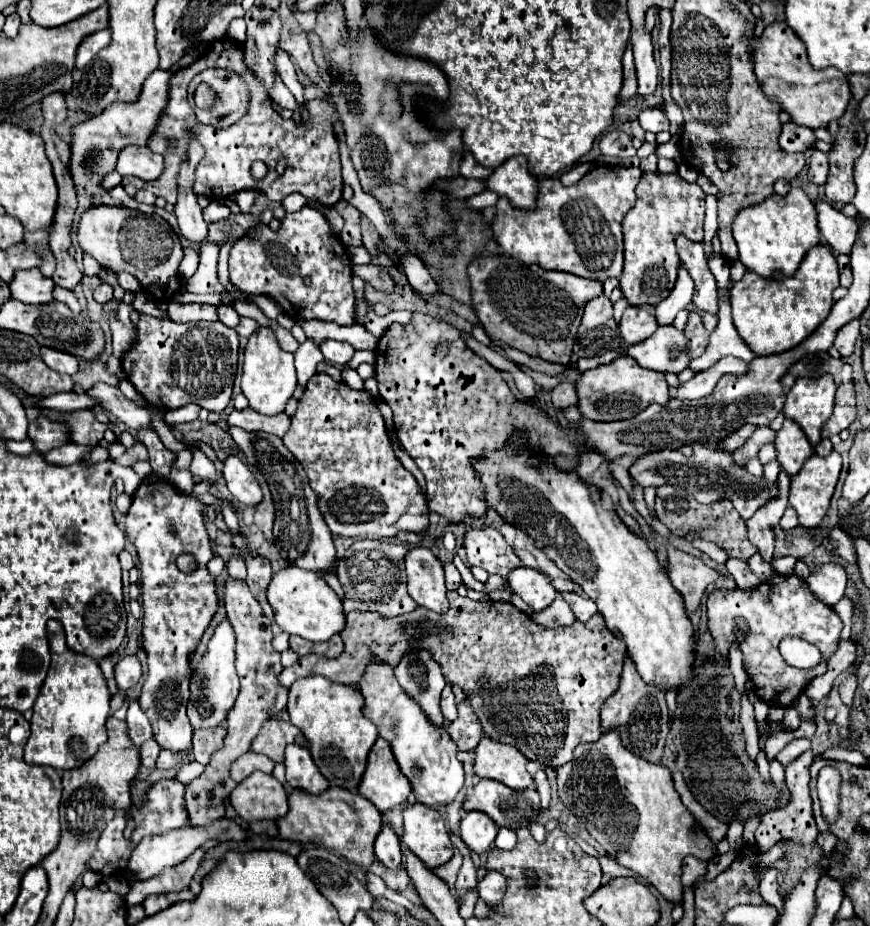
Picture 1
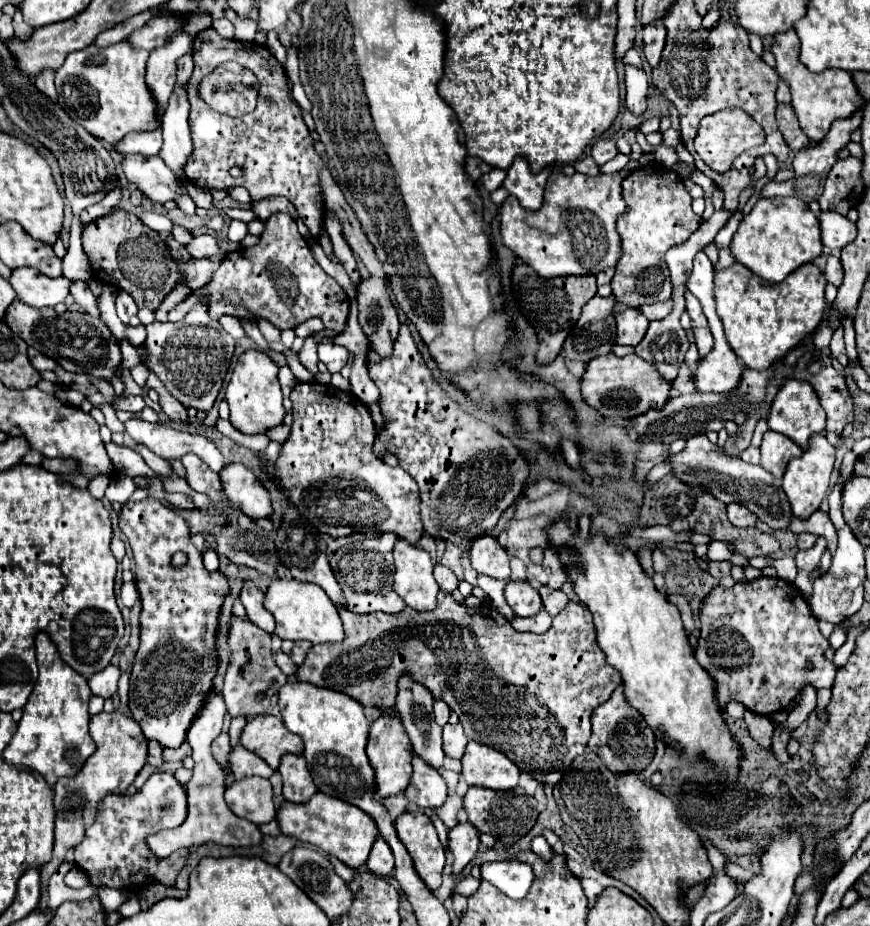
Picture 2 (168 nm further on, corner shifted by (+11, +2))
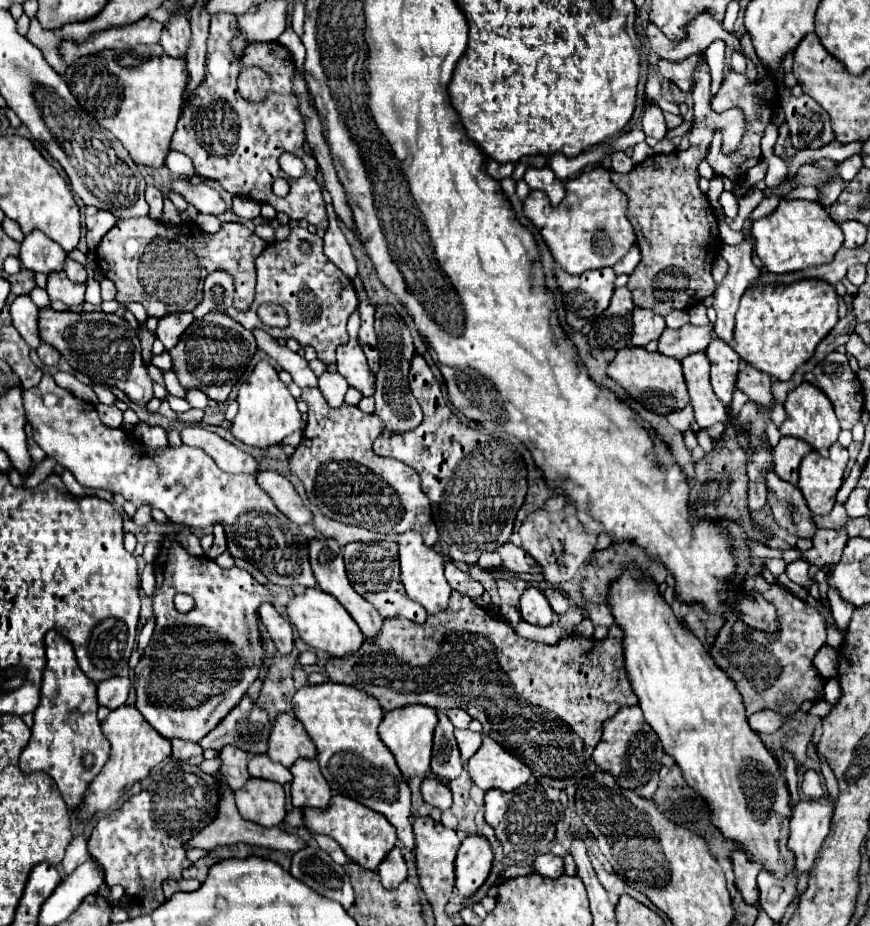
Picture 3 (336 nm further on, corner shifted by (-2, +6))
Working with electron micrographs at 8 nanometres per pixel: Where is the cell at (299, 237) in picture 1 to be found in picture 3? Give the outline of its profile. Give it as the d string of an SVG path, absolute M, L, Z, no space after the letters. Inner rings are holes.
M295 227L295 229L291 229L291 233L285 241L269 243L265 247L265 251L261 253L261 257L257 257L255 267L257 267L257 289L255 289L255 301L251 303L249 311L239 313L233 307L233 301L231 301L231 297L233 297L233 279L225 271L217 271L217 273L211 273L205 279L205 297L193 309L195 319L203 319L211 311L223 311L225 315L233 317L237 323L241 323L249 331L263 329L275 339L279 339L279 337L295 339L295 341L299 341L301 347L307 347L307 345L313 347L317 351L317 359L321 359L325 365L335 363L337 347L341 347L349 341L349 335L347 335L345 327L347 327L349 315L357 309L359 301L357 301L357 293L353 289L351 279L347 279L341 273L341 269L337 269L323 255L321 237L309 233L303 227ZM303 241L311 243L311 253L307 253L307 255L301 251ZM215 287L223 289L223 301L219 305L215 303L215 297L213 297ZM261 303L281 305L289 313L289 327L273 329L273 327L263 325L261 319L257 317L257 307Z

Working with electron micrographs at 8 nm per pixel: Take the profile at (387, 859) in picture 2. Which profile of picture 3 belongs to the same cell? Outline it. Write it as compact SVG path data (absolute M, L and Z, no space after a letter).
M395 847L379 865L379 877L381 877L381 883L385 889L395 889L399 887L401 881L407 879L407 865L405 865L405 859L401 855L401 849Z

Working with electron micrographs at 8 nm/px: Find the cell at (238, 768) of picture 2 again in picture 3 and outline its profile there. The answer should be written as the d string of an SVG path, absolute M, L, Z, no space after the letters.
M267 755L251 757L249 773L251 773L251 777L269 779L269 781L275 781L275 783L281 783L281 785L291 783L291 771L287 767L283 767L281 763L271 761Z

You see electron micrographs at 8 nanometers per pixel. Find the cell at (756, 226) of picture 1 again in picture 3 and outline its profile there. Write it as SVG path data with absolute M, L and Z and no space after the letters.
M803 199L781 201L769 217L753 223L751 233L755 237L755 253L771 273L791 273L831 263L835 253L843 247L841 227L831 221L821 205Z

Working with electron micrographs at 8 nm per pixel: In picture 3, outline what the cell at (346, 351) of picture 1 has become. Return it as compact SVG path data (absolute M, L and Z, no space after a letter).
M356 309L347 323L349 343L337 351L337 373L347 379L349 387L361 391L363 397L369 397L375 393L375 379L373 379L373 373L367 365L367 359L359 347L358 331L360 325L360 314Z

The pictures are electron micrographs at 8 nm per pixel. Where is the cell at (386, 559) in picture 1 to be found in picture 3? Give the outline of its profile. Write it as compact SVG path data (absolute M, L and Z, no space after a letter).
M371 541L371 543L349 543L343 547L343 559L347 567L347 577L353 589L367 599L383 617L407 617L413 623L425 623L427 611L411 601L401 585L399 579L399 565L397 565L397 543L393 541Z

